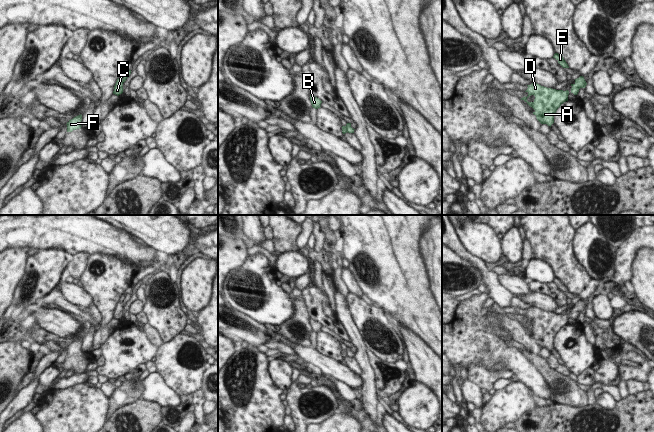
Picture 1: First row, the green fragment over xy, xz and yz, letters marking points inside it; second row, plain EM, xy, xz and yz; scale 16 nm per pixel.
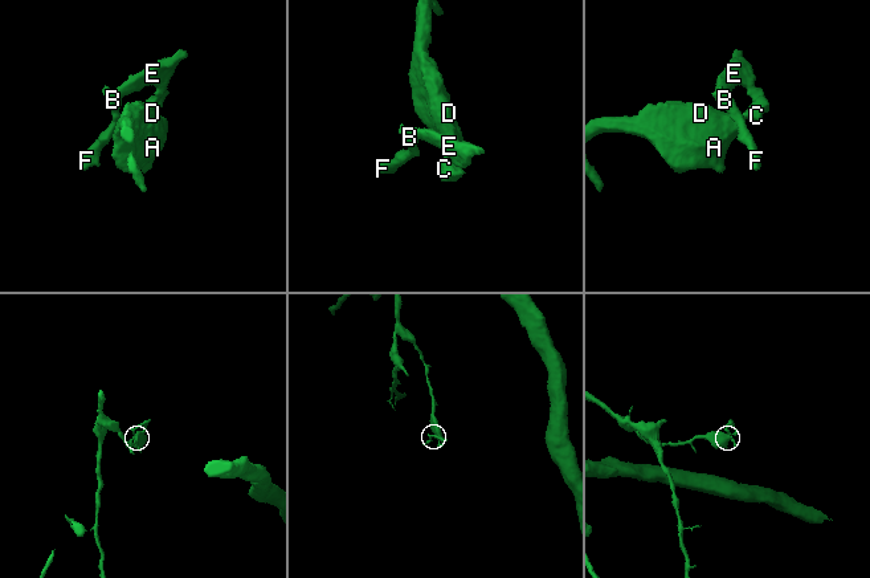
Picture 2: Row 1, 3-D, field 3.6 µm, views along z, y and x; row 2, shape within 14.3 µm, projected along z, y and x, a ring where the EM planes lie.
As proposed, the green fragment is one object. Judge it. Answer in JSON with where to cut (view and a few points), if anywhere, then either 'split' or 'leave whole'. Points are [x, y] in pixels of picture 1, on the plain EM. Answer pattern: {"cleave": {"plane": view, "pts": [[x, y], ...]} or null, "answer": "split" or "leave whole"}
{"cleave": {"plane": "xy", "pts": [[120, 302], [123, 306]]}, "answer": "split"}

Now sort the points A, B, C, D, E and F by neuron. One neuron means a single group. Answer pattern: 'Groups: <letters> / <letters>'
Groups: A C D / B E F.

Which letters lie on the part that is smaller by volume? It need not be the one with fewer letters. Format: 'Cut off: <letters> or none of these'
Cut off: B, E, F.

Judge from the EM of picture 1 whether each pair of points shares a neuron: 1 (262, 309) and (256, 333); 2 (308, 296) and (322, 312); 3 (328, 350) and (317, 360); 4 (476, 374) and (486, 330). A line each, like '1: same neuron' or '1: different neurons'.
1: different neurons
2: same neuron
3: different neurons
4: different neurons

